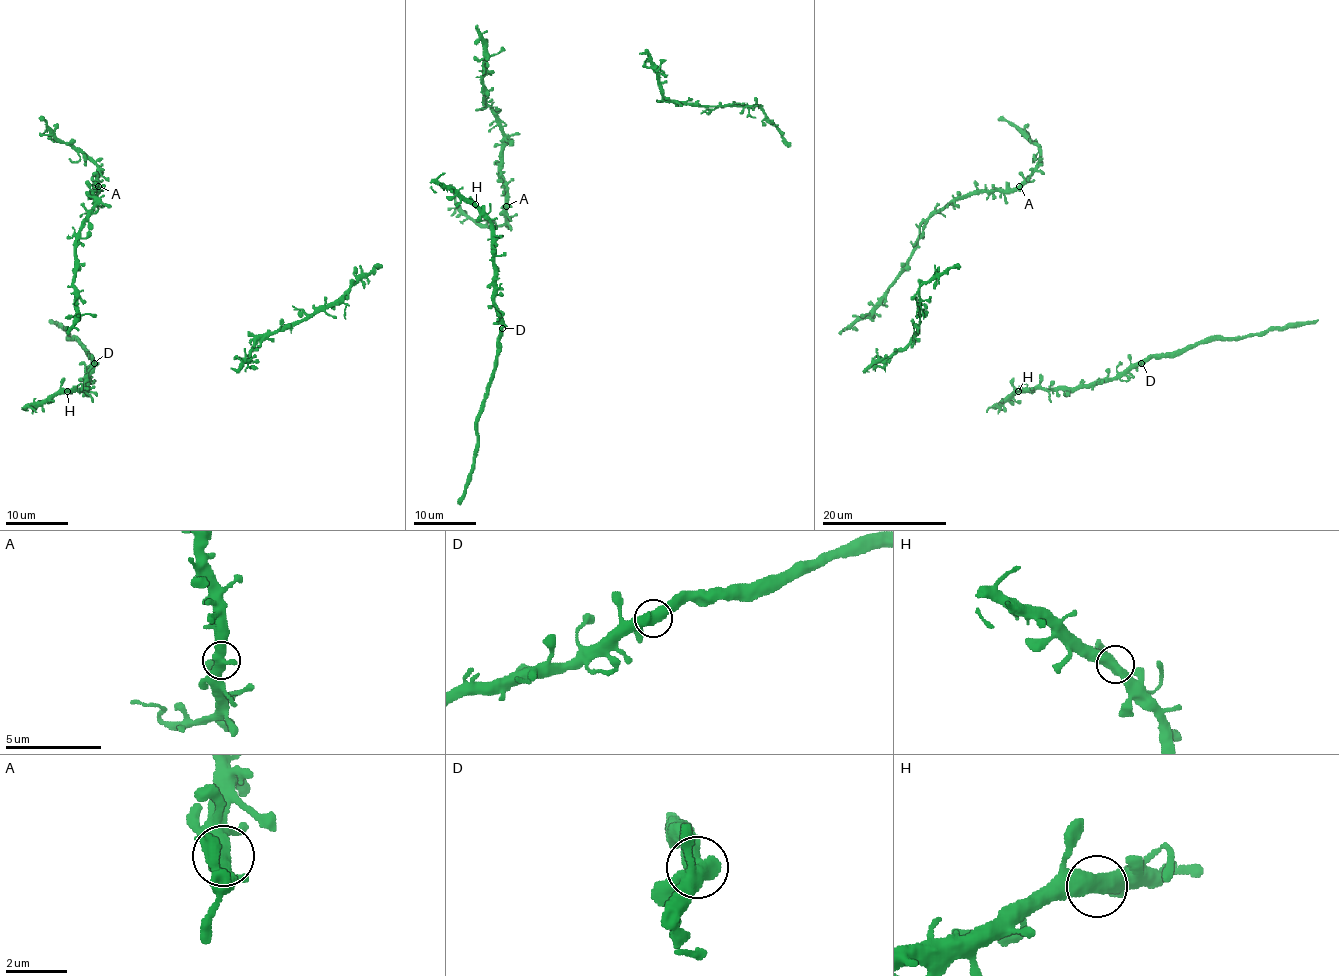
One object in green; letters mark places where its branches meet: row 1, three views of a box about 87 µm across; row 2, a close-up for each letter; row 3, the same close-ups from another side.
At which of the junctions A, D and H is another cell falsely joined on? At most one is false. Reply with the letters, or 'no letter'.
D

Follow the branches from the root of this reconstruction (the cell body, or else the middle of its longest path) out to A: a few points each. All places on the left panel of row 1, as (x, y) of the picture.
A: (75, 307), (75, 243), (79, 226), (93, 208), (92, 192), (98, 186)

